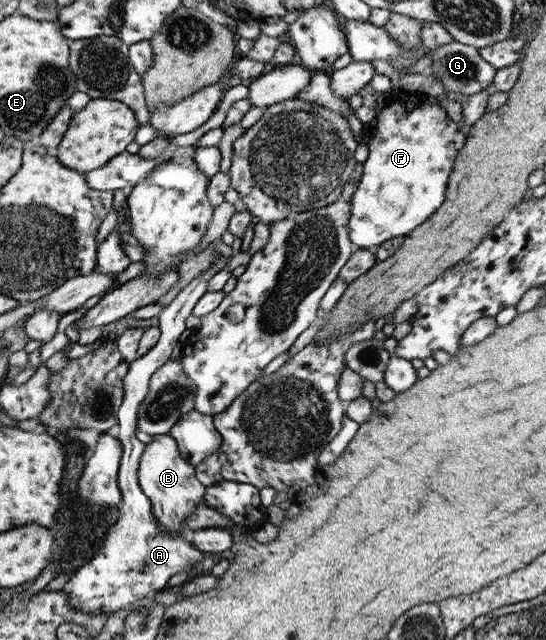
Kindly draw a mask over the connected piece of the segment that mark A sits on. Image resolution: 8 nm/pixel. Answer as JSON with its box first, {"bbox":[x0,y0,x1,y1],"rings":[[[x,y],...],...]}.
{"bbox":[63,249,241,616],"rings":[[[233,249],[233,254],[229,258],[222,256],[211,269],[193,279],[168,306],[164,306],[161,314],[157,316],[160,335],[154,347],[129,363],[127,374],[122,380],[124,399],[114,430],[114,435],[122,446],[118,470],[118,486],[123,495],[121,506],[118,508],[121,516],[108,531],[103,546],[97,550],[97,554],[79,567],[63,588],[64,593],[70,598],[70,607],[75,607],[82,613],[105,613],[105,616],[111,616],[116,610],[127,608],[129,604],[138,601],[146,594],[163,589],[171,576],[177,572],[188,573],[194,570],[193,568],[199,566],[204,558],[203,552],[193,546],[189,536],[168,532],[167,528],[161,529],[157,519],[153,517],[153,505],[143,494],[138,482],[139,461],[146,444],[136,437],[137,417],[140,404],[147,396],[151,375],[171,358],[171,351],[178,343],[179,335],[186,329],[186,318],[191,316],[198,298],[207,294],[207,284],[211,282],[212,276],[218,270],[227,267],[229,260],[237,252],[241,250]]]}

